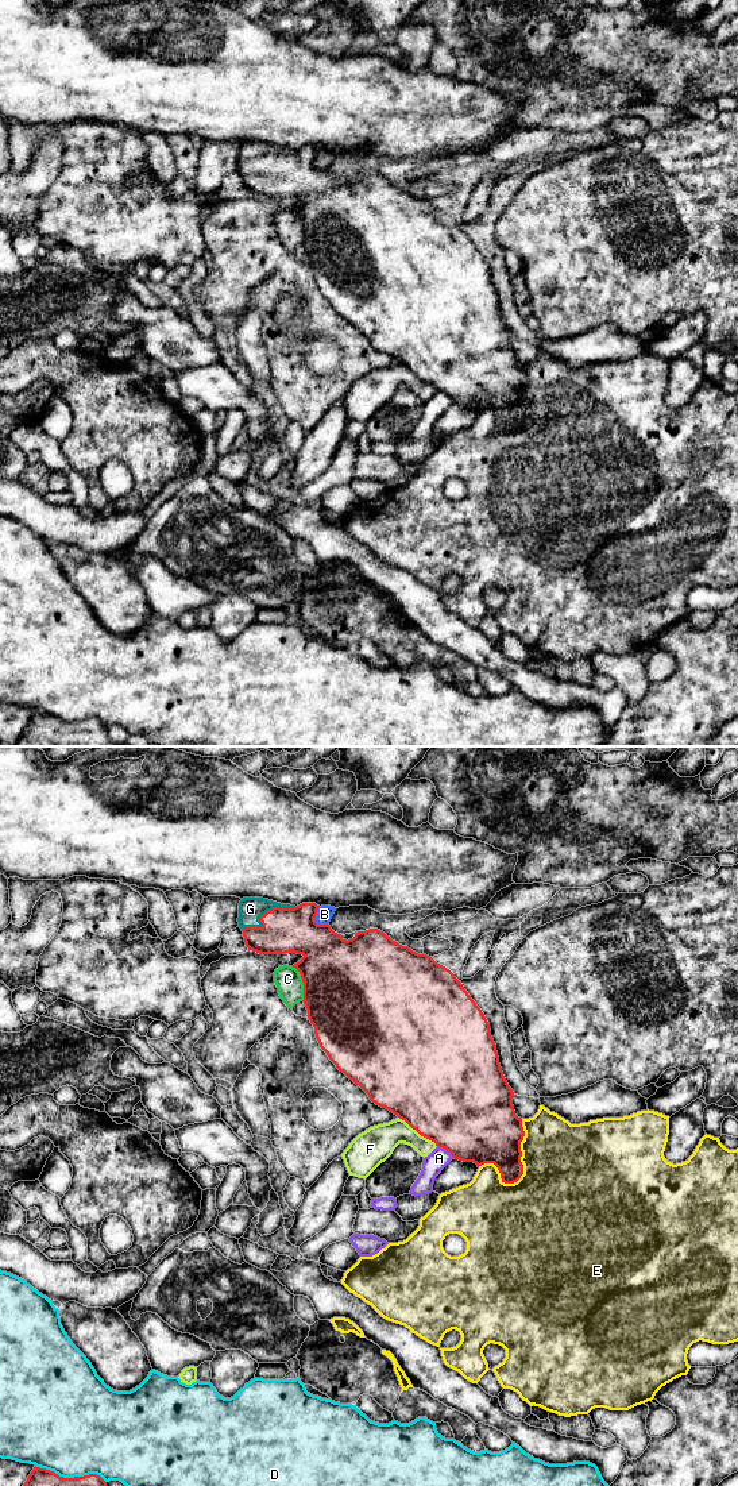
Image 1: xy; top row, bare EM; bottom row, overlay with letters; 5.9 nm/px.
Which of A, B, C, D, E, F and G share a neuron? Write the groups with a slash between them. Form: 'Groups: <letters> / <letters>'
Groups: A / B / C / D / E / F / G

